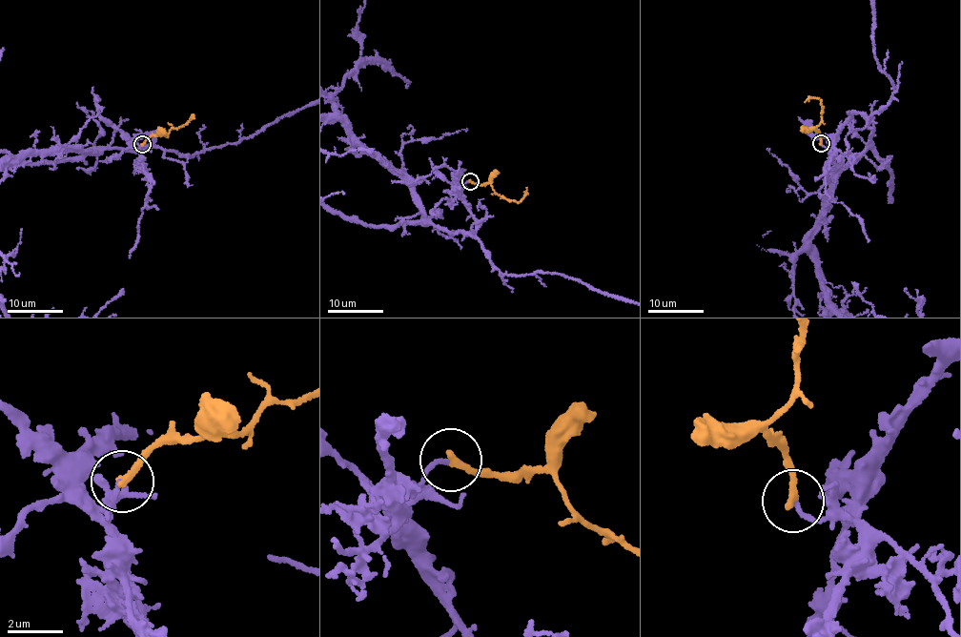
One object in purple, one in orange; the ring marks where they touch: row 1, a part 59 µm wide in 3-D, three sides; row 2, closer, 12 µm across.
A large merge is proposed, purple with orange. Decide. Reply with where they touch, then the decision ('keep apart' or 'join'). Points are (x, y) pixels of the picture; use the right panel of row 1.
place (821, 143); keep apart

